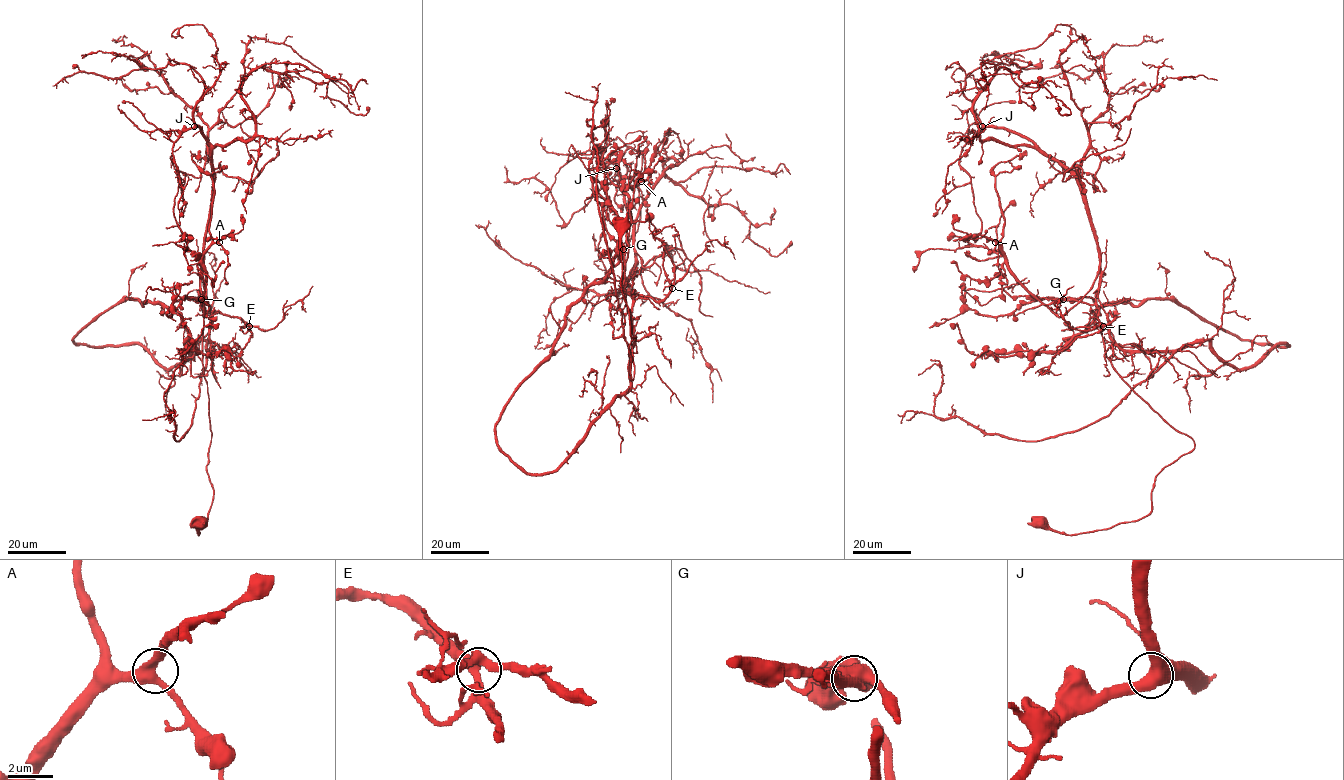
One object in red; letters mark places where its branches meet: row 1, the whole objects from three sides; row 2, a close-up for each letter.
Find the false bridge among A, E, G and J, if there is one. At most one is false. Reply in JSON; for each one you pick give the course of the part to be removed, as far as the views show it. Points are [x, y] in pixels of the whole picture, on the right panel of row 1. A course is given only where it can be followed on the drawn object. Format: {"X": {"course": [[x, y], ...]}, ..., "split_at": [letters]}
{"G": {"course": [[1063, 299], [1176, 299], [1288, 346], [1237, 369], [1191, 342], [1038, 440], [937, 418], [941, 368], [918, 375]]}, "split_at": ["G"]}

